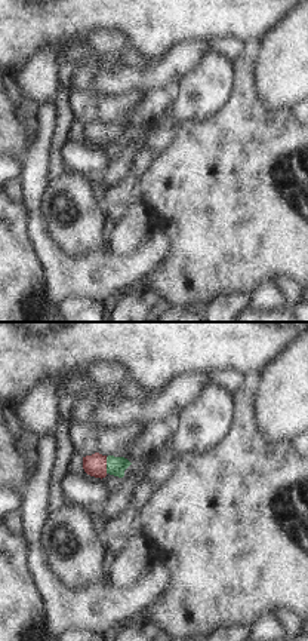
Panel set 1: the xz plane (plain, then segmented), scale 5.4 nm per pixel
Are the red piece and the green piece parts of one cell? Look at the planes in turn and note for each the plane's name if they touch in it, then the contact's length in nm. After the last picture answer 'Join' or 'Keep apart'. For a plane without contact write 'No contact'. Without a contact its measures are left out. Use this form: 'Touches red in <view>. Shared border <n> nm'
Touches red in xz. Shared border 90 nm.

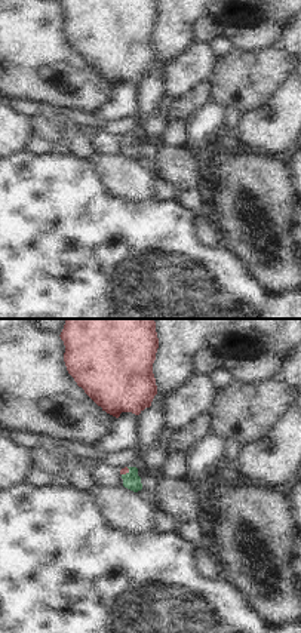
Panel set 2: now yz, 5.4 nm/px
Touches red in yz. Shared border 60 nm.

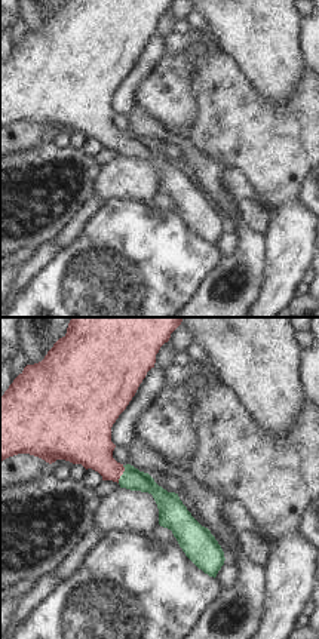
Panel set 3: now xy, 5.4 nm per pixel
Touches red in xy. Shared border 100 nm.

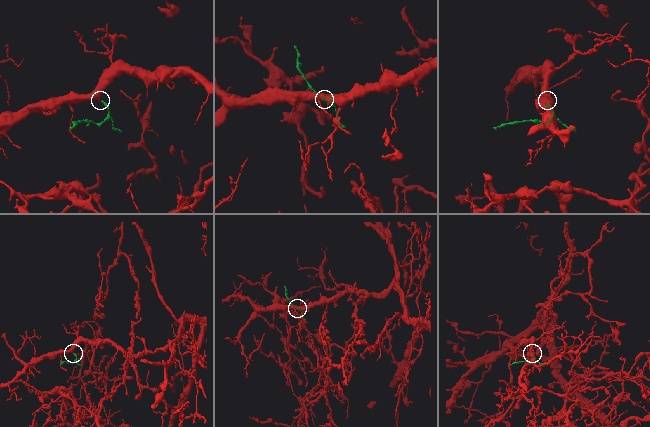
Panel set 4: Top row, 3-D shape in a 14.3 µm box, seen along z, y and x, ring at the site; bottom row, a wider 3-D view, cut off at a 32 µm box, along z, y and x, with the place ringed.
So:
Join.

